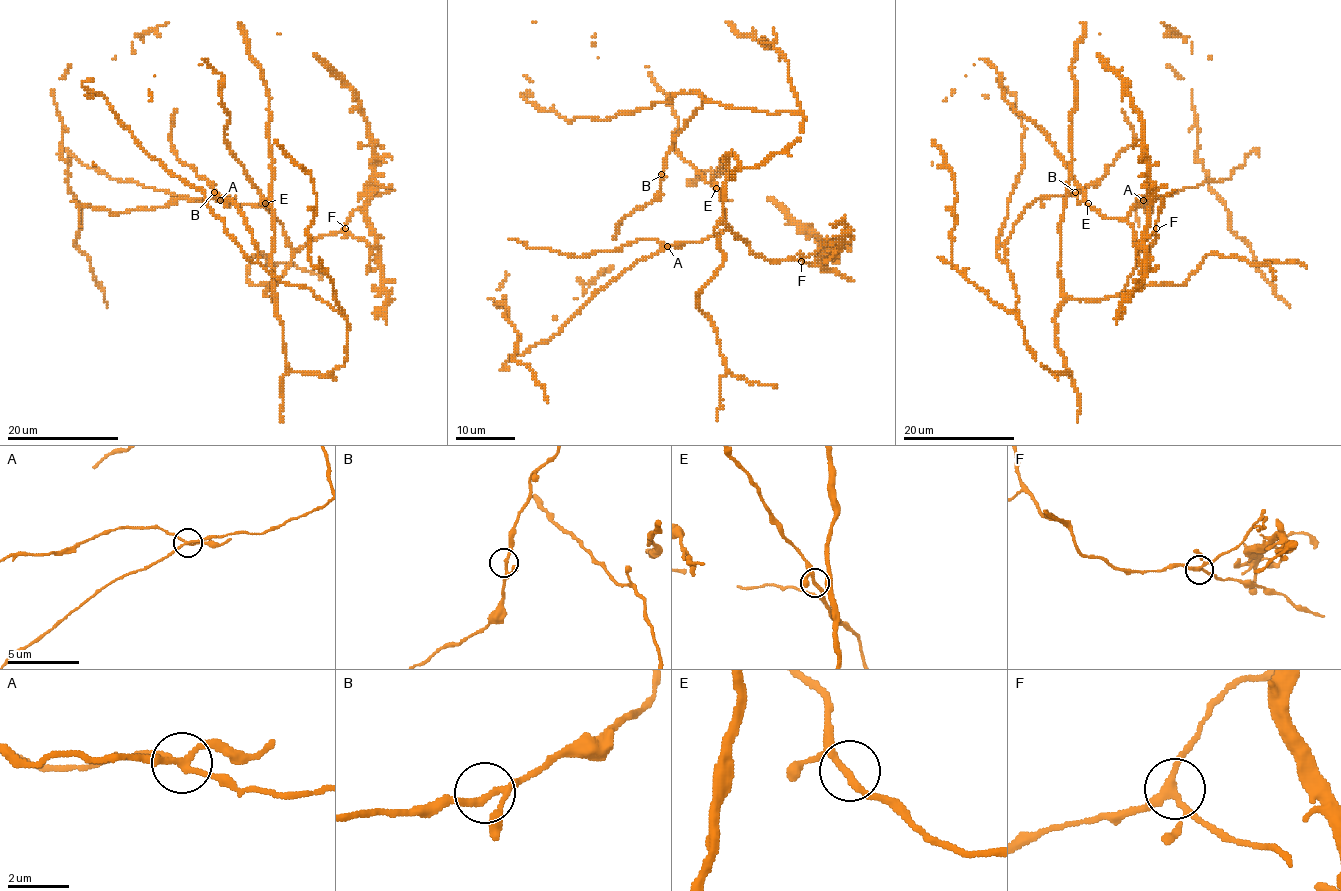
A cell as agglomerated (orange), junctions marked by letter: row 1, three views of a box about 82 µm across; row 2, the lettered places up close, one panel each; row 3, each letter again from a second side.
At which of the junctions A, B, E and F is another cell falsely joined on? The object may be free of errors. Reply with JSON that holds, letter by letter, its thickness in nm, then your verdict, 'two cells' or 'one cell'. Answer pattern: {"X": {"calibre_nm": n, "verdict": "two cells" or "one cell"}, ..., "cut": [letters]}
{"A": {"calibre_nm": 190, "verdict": "two cells"}, "B": {"calibre_nm": 180, "verdict": "one cell"}, "E": {"calibre_nm": 190, "verdict": "one cell"}, "F": {"calibre_nm": 240, "verdict": "one cell"}, "cut": ["A"]}

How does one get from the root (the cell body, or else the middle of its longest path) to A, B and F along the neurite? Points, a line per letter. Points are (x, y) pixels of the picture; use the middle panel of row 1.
A: (727, 158), (724, 223), (744, 241), (727, 228), (697, 243), (667, 246)
B: (727, 158), (734, 153), (743, 167), (759, 167), (799, 139), (804, 115), (706, 98), (672, 142), (661, 174)
F: (727, 158), (725, 226), (743, 240), (753, 255), (761, 255), (768, 261), (801, 261)

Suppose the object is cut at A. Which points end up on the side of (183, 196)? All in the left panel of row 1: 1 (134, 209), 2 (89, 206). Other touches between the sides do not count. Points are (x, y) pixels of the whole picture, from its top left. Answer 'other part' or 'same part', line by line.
1: same part
2: same part

